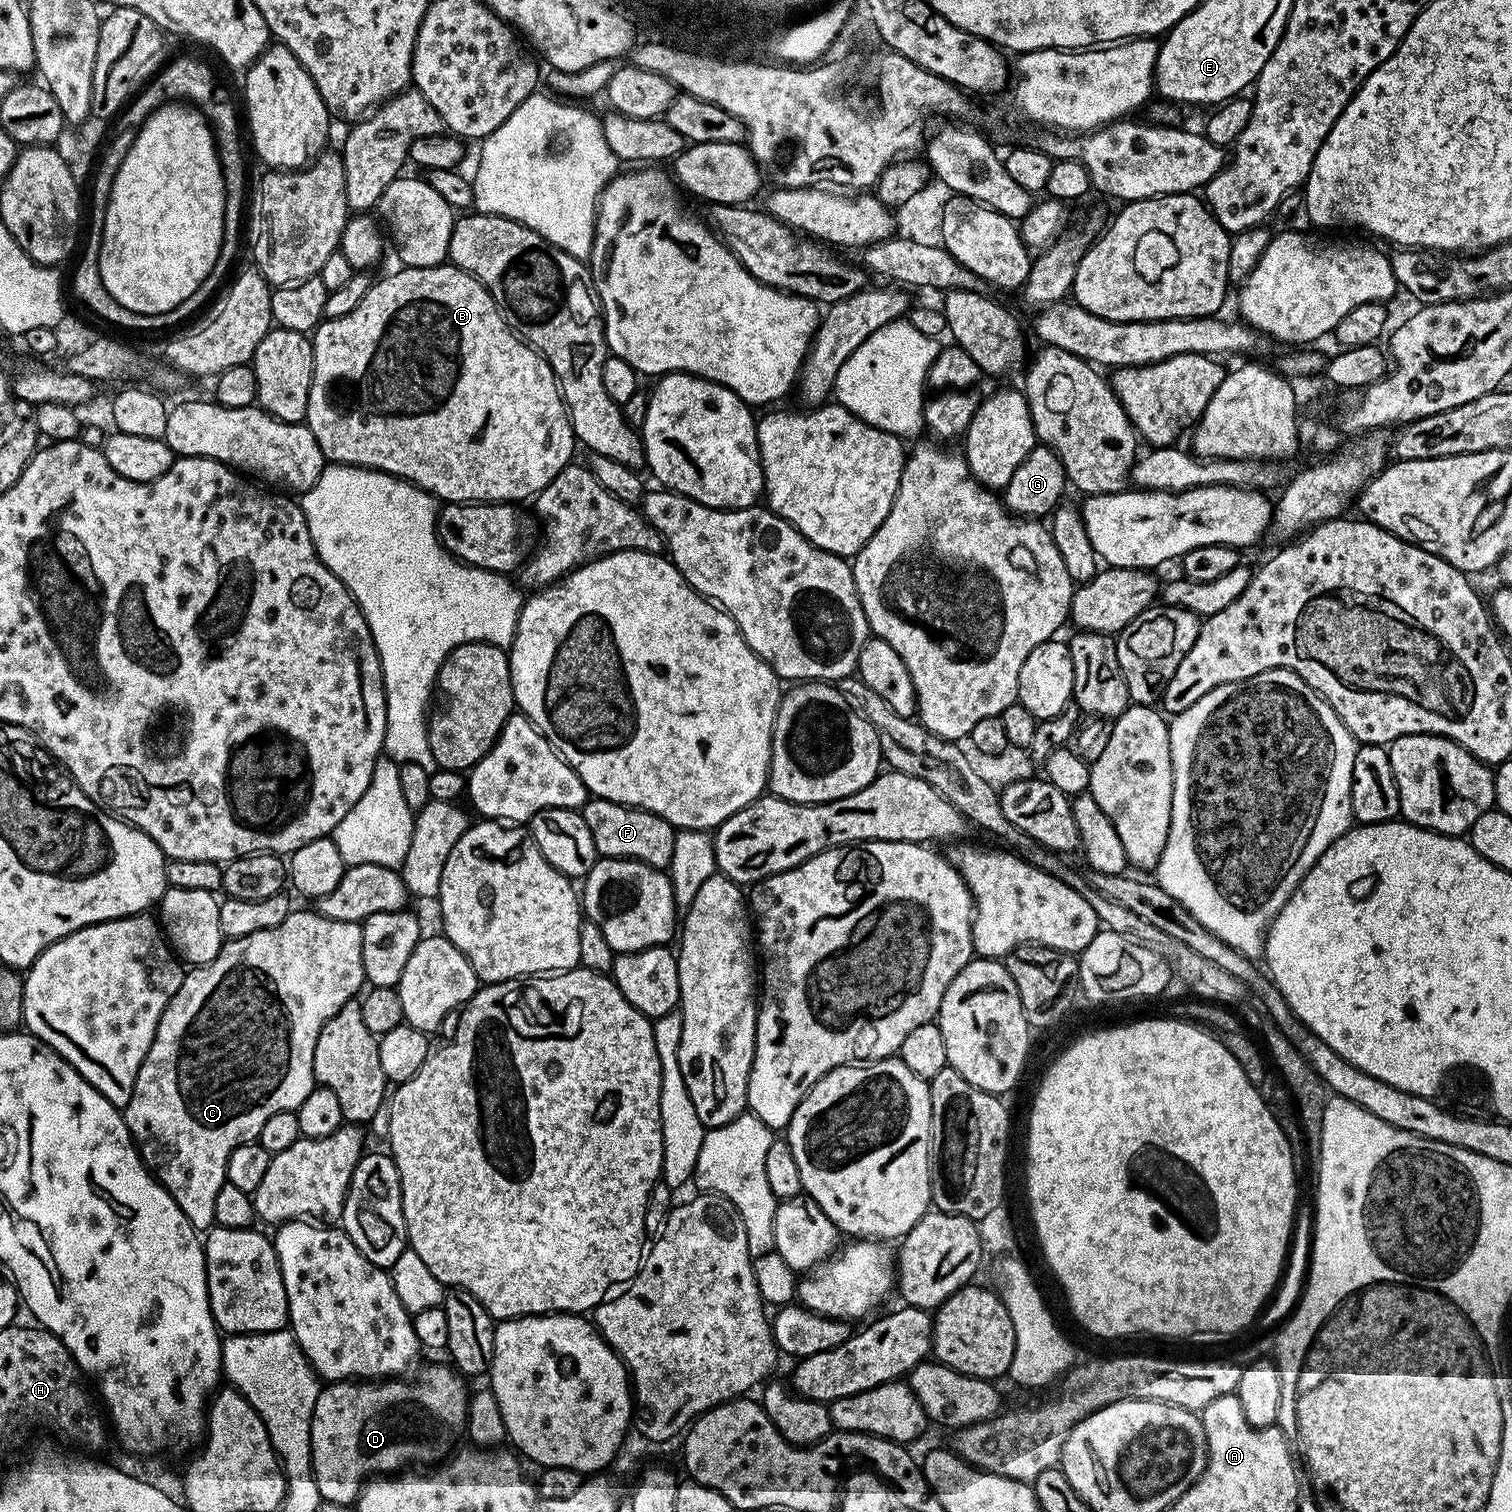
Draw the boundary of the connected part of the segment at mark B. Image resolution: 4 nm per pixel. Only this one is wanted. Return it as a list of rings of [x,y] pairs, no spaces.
[[[445,262],[433,268],[406,268],[388,276],[385,280],[377,279],[372,289],[342,318],[324,320],[314,329],[312,342],[312,385],[310,386],[309,405],[320,404],[332,392],[332,384],[345,380],[356,384],[356,408],[340,416],[340,432],[332,432],[328,440],[336,448],[324,448],[325,461],[334,464],[352,464],[355,468],[372,468],[375,472],[388,472],[417,484],[423,492],[429,492],[440,502],[521,502],[531,501],[563,468],[573,463],[572,451],[578,448],[578,441],[572,433],[572,423],[568,410],[564,406],[564,396],[560,393],[560,383],[556,380],[554,370],[533,348],[527,340],[514,331],[513,325],[505,320],[492,301],[492,295],[484,289],[484,283],[477,280],[470,272]]]

